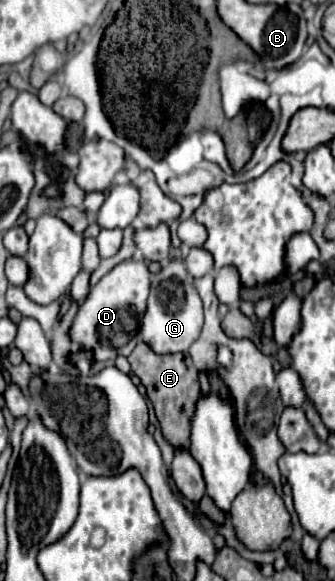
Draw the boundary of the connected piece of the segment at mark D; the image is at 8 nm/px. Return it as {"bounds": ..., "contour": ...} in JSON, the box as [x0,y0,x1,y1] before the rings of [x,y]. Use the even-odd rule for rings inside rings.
{"bounds":[71,260,151,360],"contour":[[[123,260],[107,276],[91,288],[89,298],[79,304],[79,312],[71,326],[71,338],[85,348],[93,348],[97,360],[113,360],[123,354],[129,356],[135,348],[133,336],[145,316],[147,296],[151,290],[151,272],[147,260]]]}

